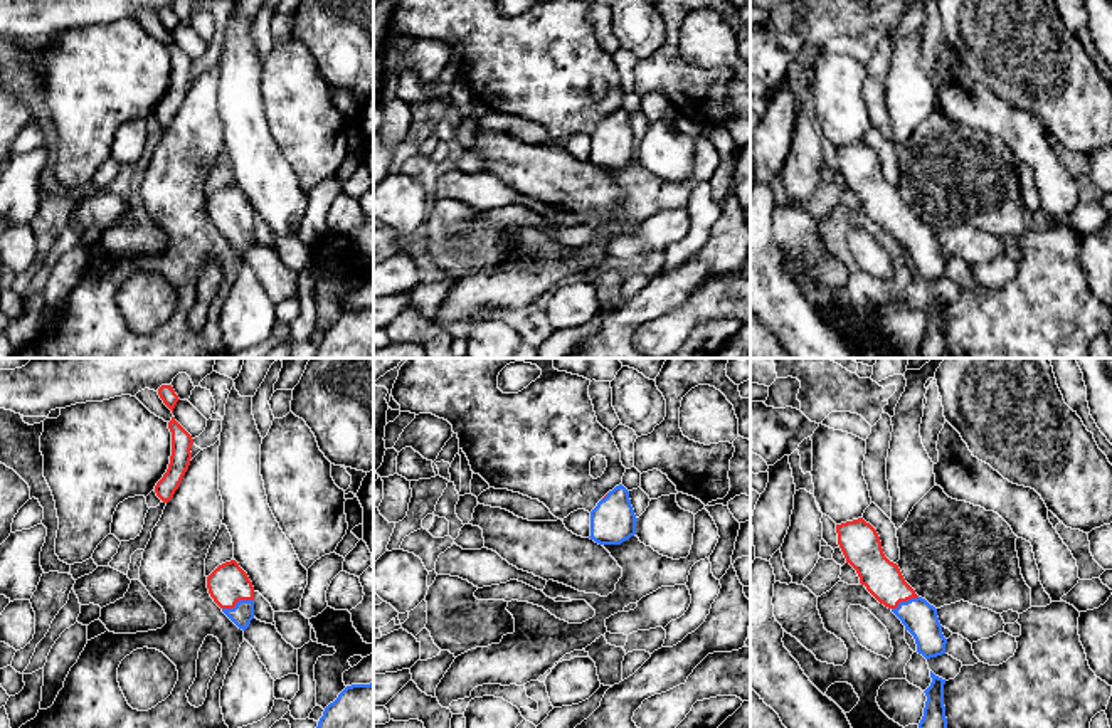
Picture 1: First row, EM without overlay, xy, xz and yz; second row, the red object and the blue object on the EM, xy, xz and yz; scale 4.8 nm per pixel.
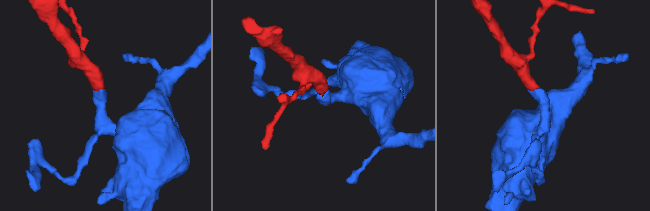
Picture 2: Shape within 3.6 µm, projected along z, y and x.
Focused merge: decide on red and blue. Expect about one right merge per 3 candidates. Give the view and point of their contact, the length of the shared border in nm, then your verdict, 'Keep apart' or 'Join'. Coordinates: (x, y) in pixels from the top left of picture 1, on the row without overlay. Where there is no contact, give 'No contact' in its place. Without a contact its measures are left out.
Touches red at xy (238, 224). Shared border 160 nm. Join

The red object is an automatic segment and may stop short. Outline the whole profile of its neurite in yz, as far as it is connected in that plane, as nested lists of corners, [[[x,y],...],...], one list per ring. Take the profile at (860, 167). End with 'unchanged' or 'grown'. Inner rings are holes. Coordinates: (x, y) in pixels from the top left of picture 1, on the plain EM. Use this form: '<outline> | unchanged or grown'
[[[863,141],[836,148],[838,168],[860,207],[905,249],[925,282],[945,277],[947,262],[937,232],[905,205],[897,187],[882,171],[876,153]]] | grown

